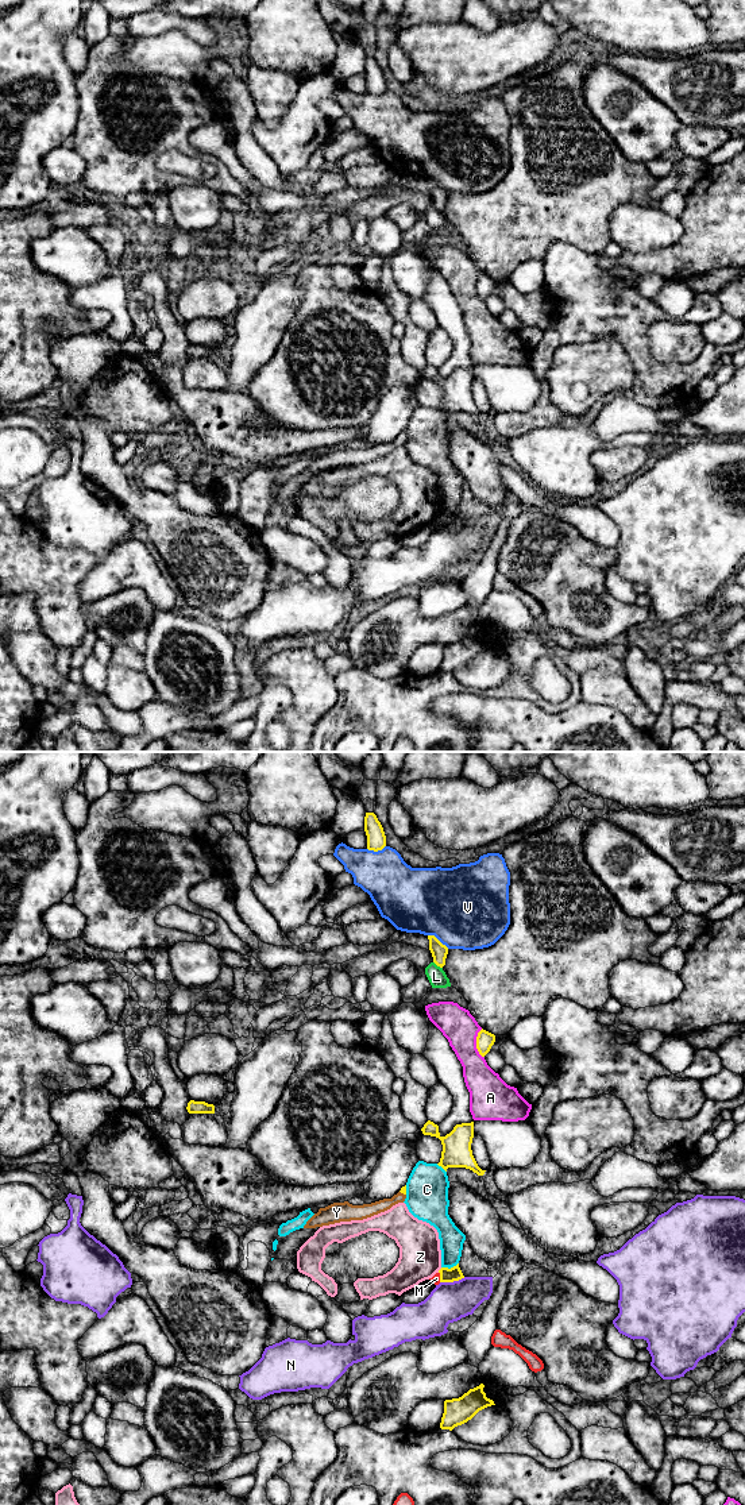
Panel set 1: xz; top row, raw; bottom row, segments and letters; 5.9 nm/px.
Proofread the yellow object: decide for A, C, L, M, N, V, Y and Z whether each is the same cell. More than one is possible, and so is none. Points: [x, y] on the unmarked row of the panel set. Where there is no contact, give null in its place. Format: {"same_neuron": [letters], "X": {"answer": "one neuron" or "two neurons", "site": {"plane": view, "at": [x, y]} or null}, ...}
{"same_neuron": ["Y"], "A": {"answer": "two neurons", "site": {"plane": "xz", "at": [477, 288]}}, "C": {"answer": "two neurons", "site": {"plane": "xz", "at": [451, 512]}}, "L": {"answer": "two neurons", "site": {"plane": "xz", "at": [437, 209]}}, "M": {"answer": "two neurons", "site": {"plane": "xz", "at": [440, 521]}}, "N": {"answer": "two neurons", "site": {"plane": "xz", "at": [452, 525]}}, "V": {"answer": "two neurons", "site": {"plane": "xz", "at": [437, 184]}}, "Y": {"answer": "one neuron", "site": {"plane": "xz", "at": [402, 436]}}, "Z": {"answer": "two neurons", "site": {"plane": "xz", "at": [439, 514]}}}

